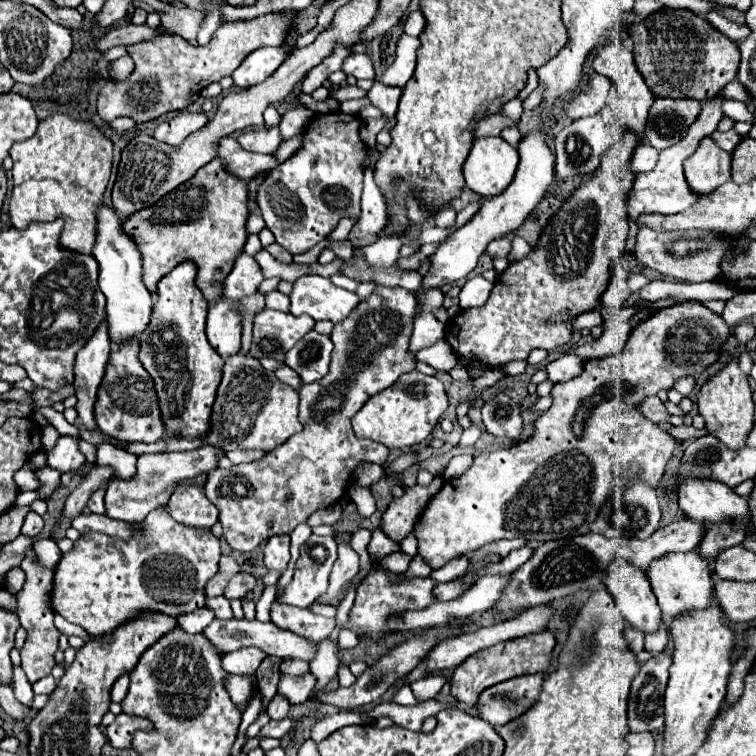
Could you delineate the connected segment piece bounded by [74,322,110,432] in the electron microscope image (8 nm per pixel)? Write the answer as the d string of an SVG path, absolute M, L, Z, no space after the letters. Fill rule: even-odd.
M104 322L98 326L96 334L86 342L86 346L78 352L76 366L74 366L78 422L86 430L92 430L92 432L98 430L92 410L96 404L96 390L104 378L104 368L106 368L108 356L110 356L110 338L108 338L106 322Z

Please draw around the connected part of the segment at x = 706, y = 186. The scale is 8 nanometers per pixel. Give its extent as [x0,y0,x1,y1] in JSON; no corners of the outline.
[684,136,730,196]

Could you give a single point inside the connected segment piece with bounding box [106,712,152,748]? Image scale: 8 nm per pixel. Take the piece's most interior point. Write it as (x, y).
(120, 732)

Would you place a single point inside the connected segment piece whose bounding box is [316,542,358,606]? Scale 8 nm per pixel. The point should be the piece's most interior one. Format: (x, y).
(345, 568)

